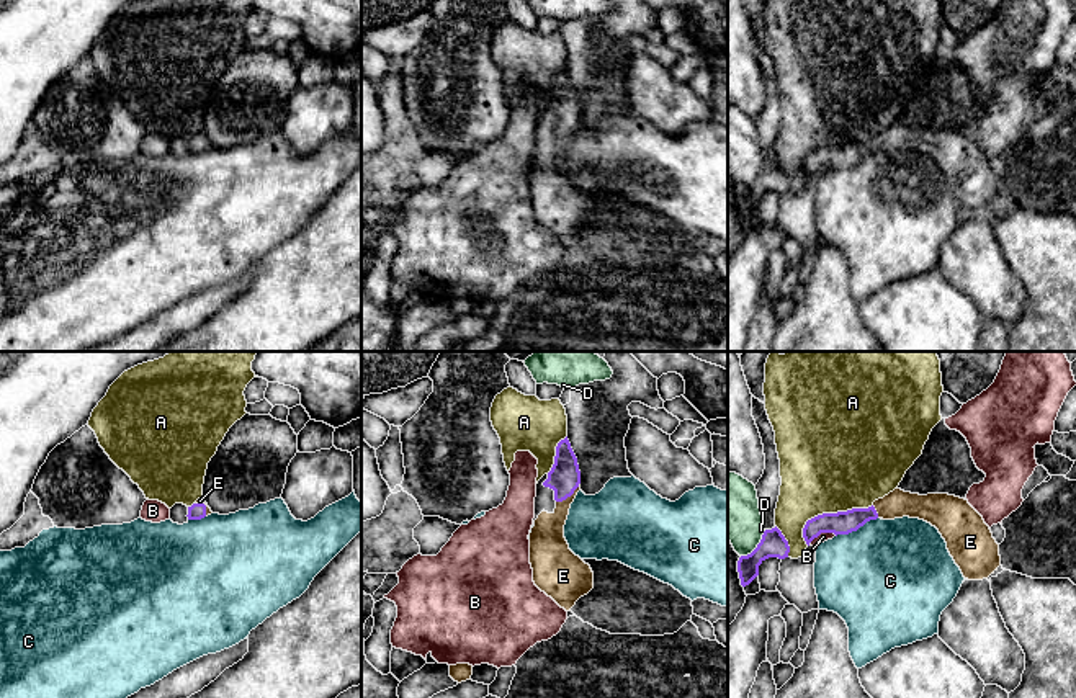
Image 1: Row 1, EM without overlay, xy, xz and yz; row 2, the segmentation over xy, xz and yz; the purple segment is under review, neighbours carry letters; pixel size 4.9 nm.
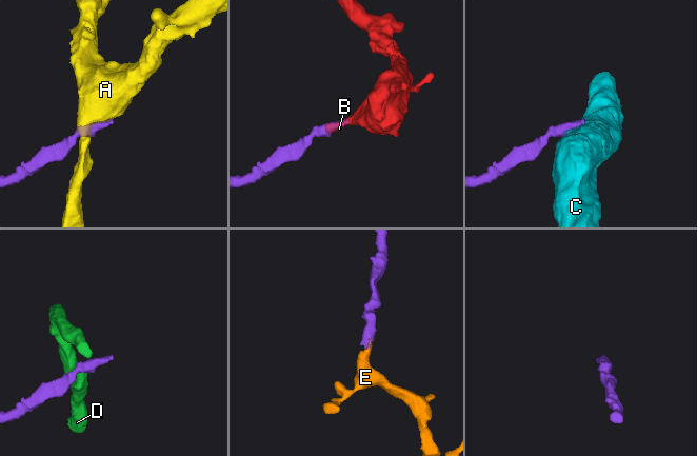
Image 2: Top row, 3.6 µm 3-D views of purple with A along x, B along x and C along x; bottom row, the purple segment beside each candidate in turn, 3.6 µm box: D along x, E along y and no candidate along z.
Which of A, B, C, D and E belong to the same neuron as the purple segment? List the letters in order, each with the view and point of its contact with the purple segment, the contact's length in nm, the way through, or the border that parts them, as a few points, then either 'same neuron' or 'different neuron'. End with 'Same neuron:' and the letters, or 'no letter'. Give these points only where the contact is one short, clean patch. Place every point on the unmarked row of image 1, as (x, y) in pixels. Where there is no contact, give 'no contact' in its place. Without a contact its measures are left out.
A: yz (828, 147) | 380 nm | along yz (872, 138), (811, 151), (803, 162), (805, 177) | different neuron
B: yz (821, 165) | 150 nm | along yz (836, 169), (820, 167), (808, 177) | different neuron
C: yz (856, 164) | 220 nm | along yz (877, 151), (856, 164), (836, 170) | different neuron
D: yz (757, 180) | 180 nm | along yz (766, 164), (761, 175), (741, 190) | different neuron
E: xz (569, 129) | 160 nm | across xz (564, 110), (569, 129), (546, 174) | same neuron
Same neuron: E

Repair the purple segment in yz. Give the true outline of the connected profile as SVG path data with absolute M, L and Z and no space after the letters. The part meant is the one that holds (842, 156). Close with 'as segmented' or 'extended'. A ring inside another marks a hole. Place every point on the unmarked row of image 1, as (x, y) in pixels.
M894 123L868 142L823 147L806 155L806 178L821 167L849 168L870 154L919 152L939 163L947 183L968 214L983 214L1001 199L999 178L968 134L948 128L911 128Z; extended

